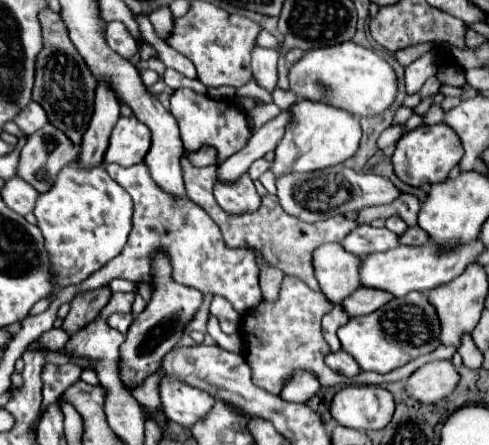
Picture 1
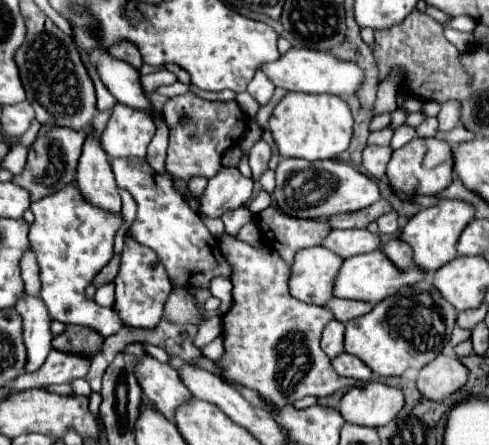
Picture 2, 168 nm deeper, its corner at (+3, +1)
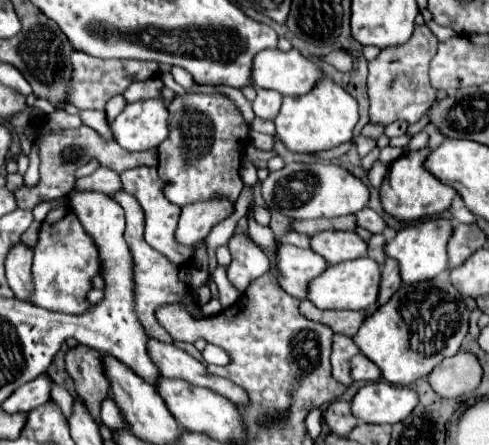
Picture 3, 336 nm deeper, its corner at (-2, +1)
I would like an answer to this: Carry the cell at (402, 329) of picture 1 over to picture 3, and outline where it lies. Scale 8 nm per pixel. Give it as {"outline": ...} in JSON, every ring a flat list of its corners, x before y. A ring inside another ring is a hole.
{"outline":[[440,275,432,281,420,281,416,285,402,285,386,305,382,305,378,311,374,311,370,317,364,319,362,327,358,329,354,337,354,343,370,361,374,361,380,367,382,377,388,383,412,385,416,379,426,377,442,359,454,357,460,351,462,341,468,335,468,315,470,311,462,295,458,293,458,289,450,283,446,275]]}

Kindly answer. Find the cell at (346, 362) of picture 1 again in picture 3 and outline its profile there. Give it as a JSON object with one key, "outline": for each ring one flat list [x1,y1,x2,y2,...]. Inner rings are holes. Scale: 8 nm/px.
{"outline":[[362,353,354,355,350,365,352,365,352,379,354,381,378,381,380,379,380,369]]}

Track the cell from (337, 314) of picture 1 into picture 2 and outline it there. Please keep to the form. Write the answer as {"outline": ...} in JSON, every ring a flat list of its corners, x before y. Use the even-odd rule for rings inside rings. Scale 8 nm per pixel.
{"outline":[[331,319,325,325,323,339,321,339,321,349,329,357,337,357,339,353,343,353,343,331,345,331,345,325,339,323,337,319]]}

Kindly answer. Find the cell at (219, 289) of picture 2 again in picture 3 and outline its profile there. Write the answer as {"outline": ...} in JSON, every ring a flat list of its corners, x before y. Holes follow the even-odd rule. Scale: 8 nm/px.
{"outline":[[234,235,228,243,232,253,232,263,228,267,230,283,244,293,248,285,268,271,268,259,258,245,254,245,246,235]]}

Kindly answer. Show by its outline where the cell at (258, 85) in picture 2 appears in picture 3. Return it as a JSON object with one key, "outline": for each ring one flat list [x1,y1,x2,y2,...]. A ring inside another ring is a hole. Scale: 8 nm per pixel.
{"outline":[[260,89,258,97,254,101,254,113,256,113,256,117,260,117,264,121,272,121,280,111,280,103,282,103,282,95,280,93,272,93,272,91]]}

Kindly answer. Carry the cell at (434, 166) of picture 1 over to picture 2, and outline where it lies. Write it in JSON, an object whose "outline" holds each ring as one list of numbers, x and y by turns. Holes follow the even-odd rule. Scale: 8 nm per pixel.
{"outline":[[415,137,407,145,393,151,391,161,387,165,387,179,391,183,391,189,405,199,415,193,421,195,441,193,453,181,453,153,449,143,439,137,431,137,431,139]]}

